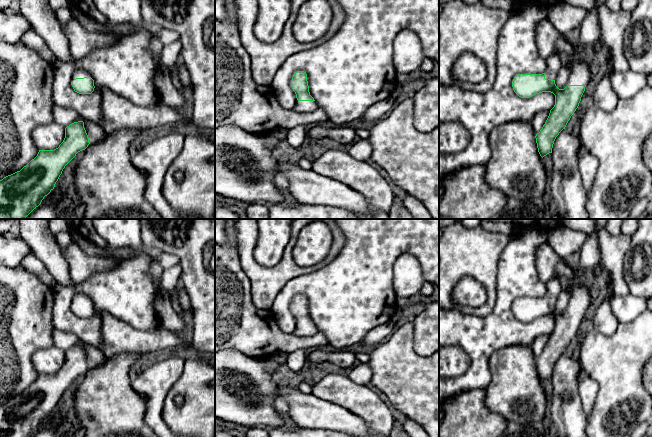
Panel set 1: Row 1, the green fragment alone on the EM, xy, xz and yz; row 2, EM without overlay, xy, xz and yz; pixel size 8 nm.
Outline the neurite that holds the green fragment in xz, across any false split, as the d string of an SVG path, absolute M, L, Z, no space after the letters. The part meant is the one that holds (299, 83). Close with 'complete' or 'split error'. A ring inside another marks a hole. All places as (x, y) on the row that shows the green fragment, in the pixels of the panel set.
M295 72L291 80L291 87L297 98L293 108L294 111L310 113L319 108L314 98L310 95L306 72Z; split error

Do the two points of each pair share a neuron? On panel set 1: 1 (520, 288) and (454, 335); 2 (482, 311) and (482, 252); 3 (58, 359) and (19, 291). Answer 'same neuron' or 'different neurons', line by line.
1: same neuron
2: same neuron
3: different neurons

